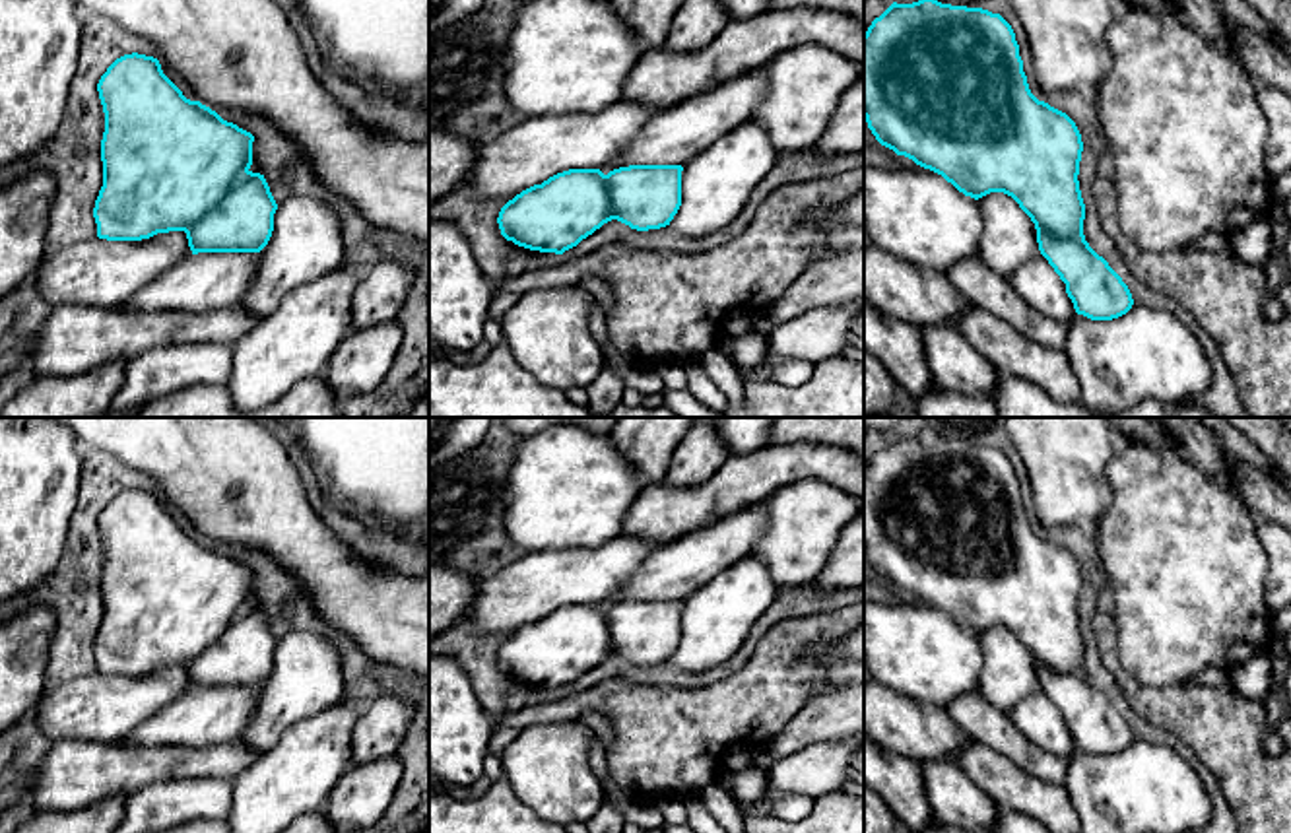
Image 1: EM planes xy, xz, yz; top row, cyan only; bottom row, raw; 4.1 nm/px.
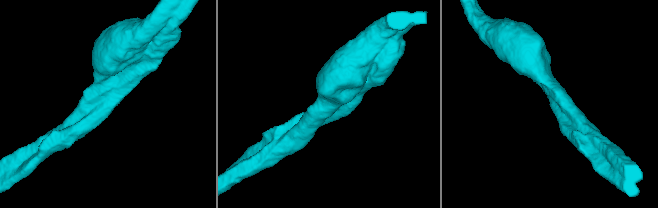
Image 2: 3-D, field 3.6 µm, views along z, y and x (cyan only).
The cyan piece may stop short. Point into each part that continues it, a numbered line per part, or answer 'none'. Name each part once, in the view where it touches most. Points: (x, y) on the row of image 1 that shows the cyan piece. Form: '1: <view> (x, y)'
none

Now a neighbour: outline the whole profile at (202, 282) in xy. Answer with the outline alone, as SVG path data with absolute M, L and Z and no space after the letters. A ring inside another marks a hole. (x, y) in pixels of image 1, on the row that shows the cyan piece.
M188 254L138 289L122 307L134 313L208 313L235 307L254 278L258 254Z

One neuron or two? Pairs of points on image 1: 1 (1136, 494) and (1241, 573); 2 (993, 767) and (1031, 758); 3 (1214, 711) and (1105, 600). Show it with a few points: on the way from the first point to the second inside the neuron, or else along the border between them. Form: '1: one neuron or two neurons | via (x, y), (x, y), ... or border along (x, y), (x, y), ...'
1: one neuron | via (1161, 519), (1216, 573)
2: two neurons | border along (971, 738), (1006, 756), (1029, 775), (1051, 783)
3: two neurons | border along (1099, 610), (1111, 614)

